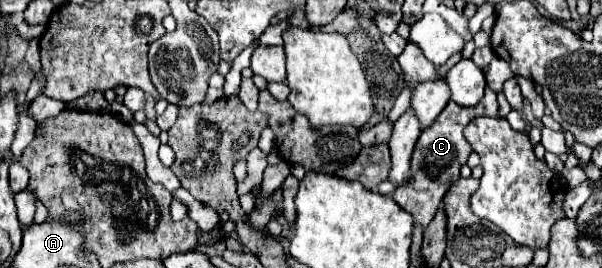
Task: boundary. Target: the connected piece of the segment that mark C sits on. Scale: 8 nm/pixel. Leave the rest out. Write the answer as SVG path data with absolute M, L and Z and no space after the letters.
M491 87L485 89L483 99L475 107L461 107L461 105L449 101L447 107L443 109L443 113L437 117L437 121L421 133L421 137L415 145L413 157L411 157L413 181L407 187L395 189L395 193L393 193L393 199L405 211L409 211L413 215L415 227L425 229L433 221L433 217L441 205L441 199L445 197L445 191L449 191L451 183L459 179L459 169L467 163L467 157L471 155L471 147L463 137L463 129L475 117L499 117L497 93Z

